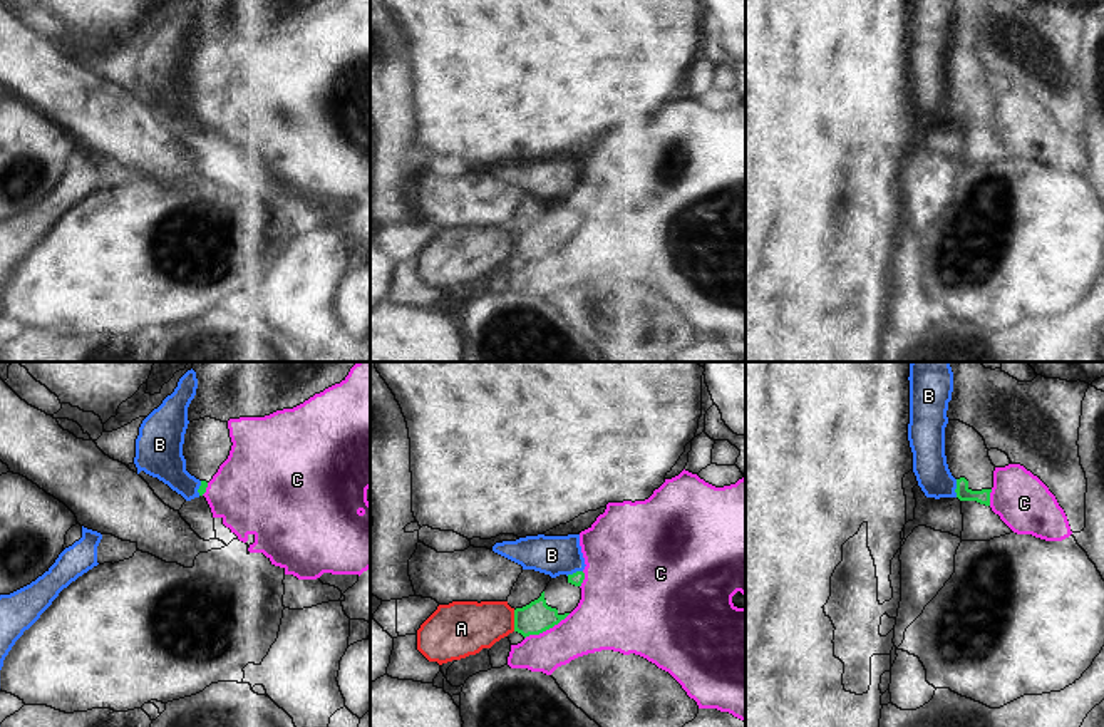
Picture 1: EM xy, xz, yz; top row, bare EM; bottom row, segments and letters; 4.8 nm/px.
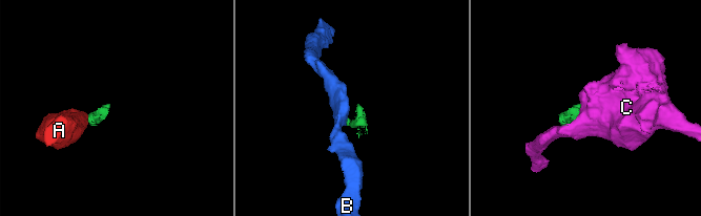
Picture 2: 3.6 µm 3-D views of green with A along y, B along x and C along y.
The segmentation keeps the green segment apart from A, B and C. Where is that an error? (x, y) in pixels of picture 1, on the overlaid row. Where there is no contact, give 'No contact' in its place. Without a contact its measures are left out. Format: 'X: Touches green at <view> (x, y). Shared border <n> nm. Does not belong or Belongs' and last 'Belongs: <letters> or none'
A: Touches green at xz (515, 620). Shared border 100 nm. Does not belong
B: Touches green at yz (957, 488). Shared border 90 nm. Does not belong
C: Touches green at xz (546, 629). Shared border 260 nm. Does not belong
Belongs: none

